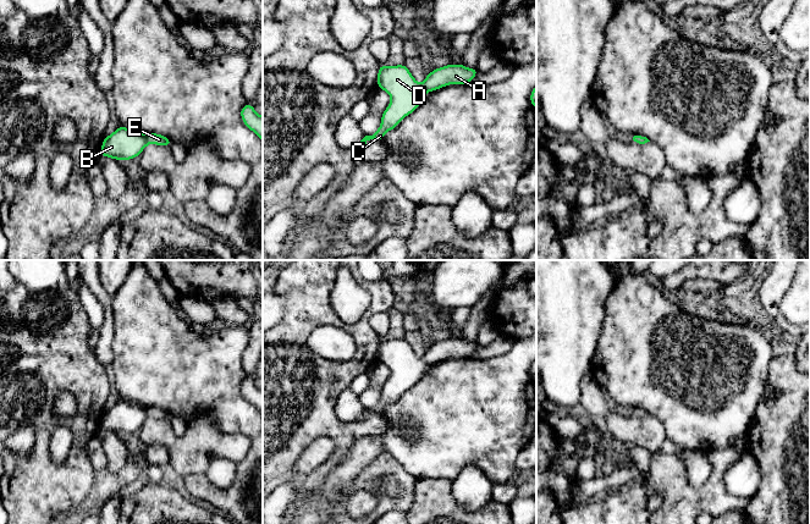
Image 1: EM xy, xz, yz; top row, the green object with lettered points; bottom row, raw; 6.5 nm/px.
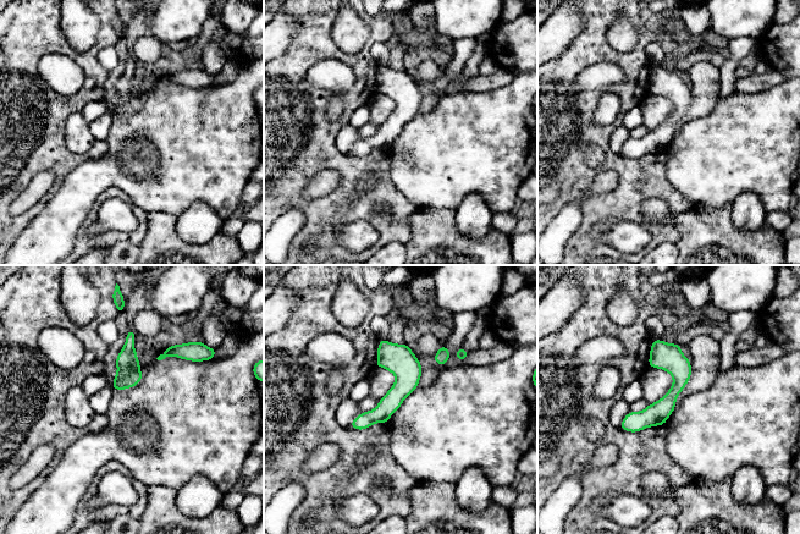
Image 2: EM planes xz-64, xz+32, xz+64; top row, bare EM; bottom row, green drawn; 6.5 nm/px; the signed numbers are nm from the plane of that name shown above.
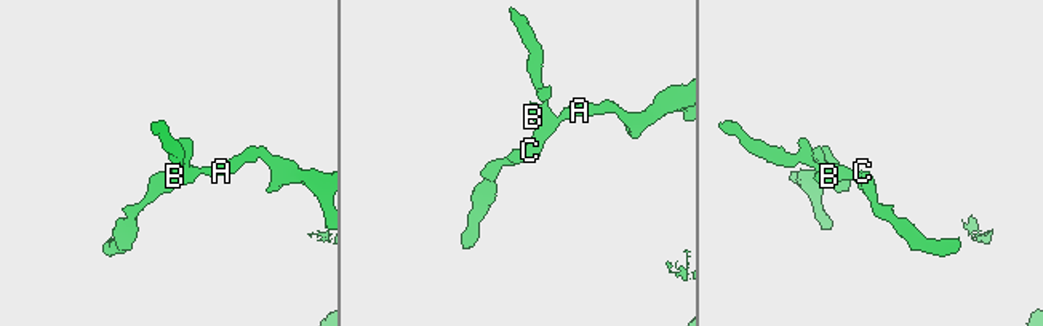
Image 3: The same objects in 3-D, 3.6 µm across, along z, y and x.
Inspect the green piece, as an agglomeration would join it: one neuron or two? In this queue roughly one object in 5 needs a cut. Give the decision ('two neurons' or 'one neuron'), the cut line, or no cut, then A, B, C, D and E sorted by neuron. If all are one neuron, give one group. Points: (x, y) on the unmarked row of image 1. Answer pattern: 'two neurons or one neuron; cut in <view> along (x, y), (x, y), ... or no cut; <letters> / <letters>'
one neuron; no cut; A B C D E

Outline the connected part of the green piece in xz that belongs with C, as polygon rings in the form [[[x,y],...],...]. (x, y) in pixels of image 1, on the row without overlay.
[[[380,337],[378,362],[390,368],[391,376],[381,388],[379,403],[371,409],[365,409],[358,420],[364,420],[370,413],[382,414],[390,403],[396,402],[406,390],[419,381],[428,365],[448,358],[468,358],[478,346],[476,342],[467,342],[463,337],[446,338],[432,343],[419,358],[404,337],[397,340]]]

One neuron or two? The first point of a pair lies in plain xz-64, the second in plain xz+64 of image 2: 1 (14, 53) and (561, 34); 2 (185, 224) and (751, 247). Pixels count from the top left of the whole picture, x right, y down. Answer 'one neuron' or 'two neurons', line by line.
1: two neurons
2: two neurons

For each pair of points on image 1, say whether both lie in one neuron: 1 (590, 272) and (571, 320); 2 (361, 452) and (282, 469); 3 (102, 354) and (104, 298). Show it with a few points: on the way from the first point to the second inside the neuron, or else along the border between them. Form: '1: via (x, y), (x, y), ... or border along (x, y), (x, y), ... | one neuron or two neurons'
1: via (578, 285), (571, 292), (571, 308) | one neuron
2: border along (364, 436), (356, 440), (334, 465) | two neurons
3: via (105, 341), (108, 312) | one neuron

